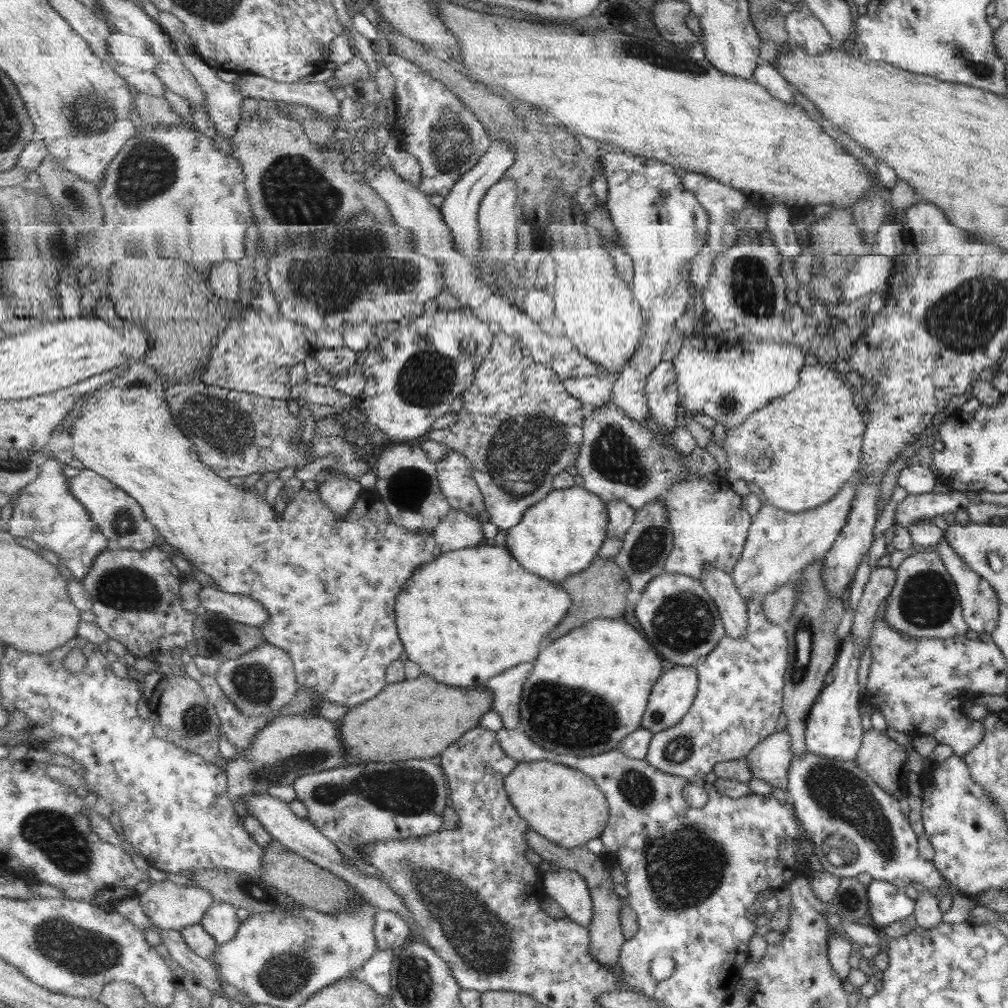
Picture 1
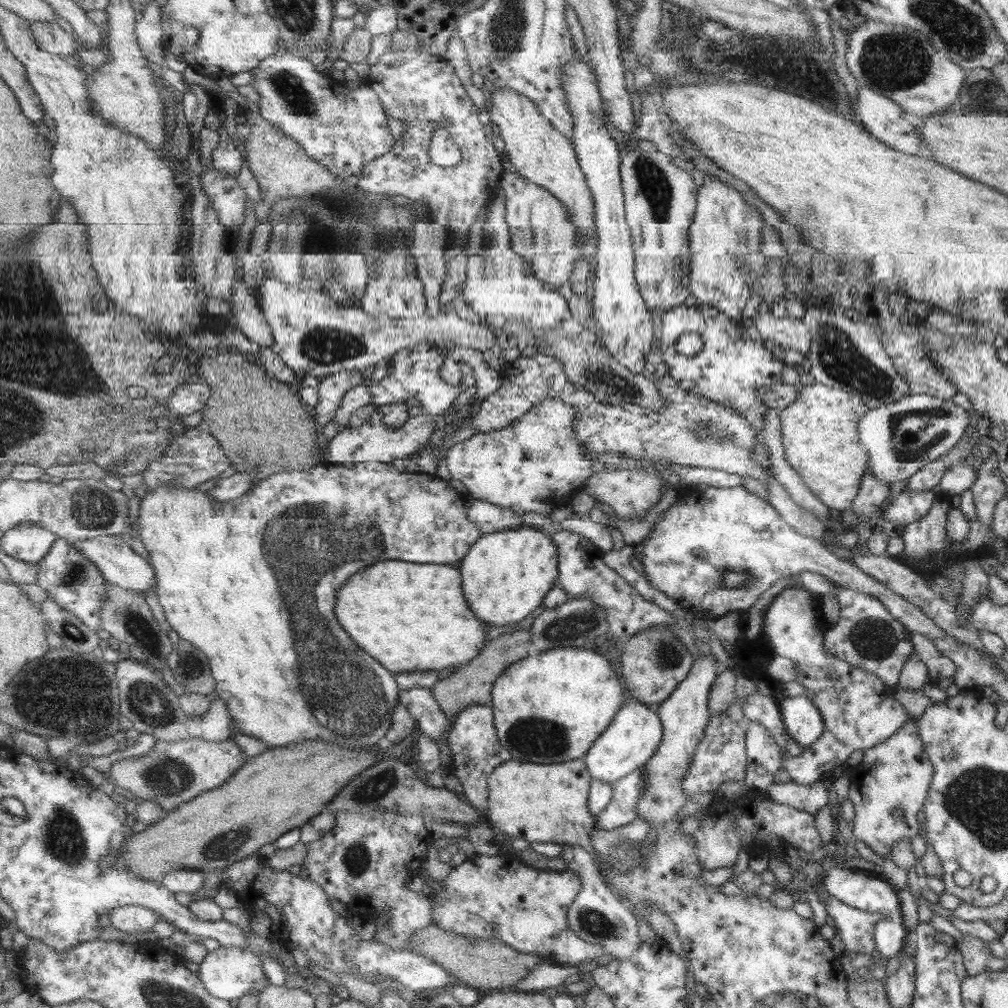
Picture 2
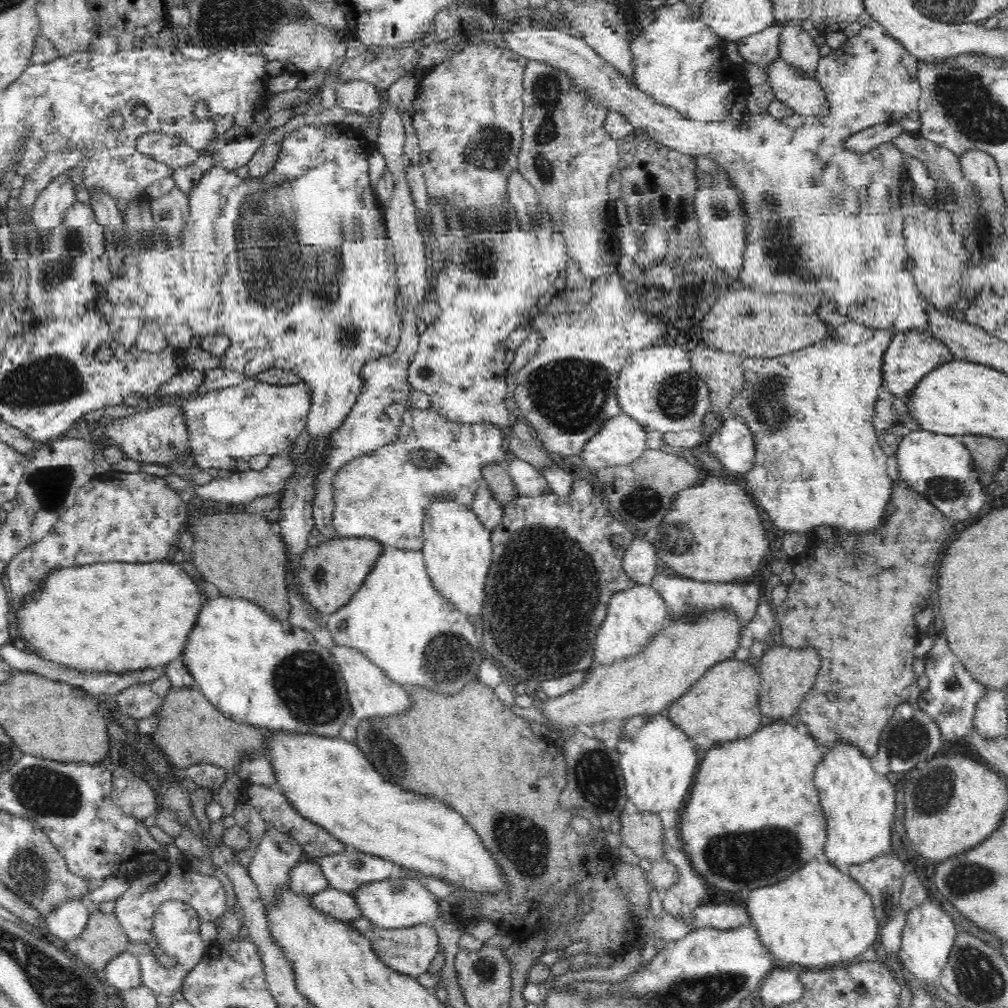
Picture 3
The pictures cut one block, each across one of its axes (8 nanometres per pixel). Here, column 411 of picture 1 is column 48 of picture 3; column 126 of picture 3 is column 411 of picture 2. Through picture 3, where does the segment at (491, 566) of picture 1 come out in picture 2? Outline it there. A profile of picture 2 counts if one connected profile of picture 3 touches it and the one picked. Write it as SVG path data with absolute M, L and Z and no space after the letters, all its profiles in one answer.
M389 560L375 563L375 566L357 572L351 580L345 582L345 588L337 594L335 614L341 620L341 626L369 652L373 658L392 673L426 670L443 670L478 659L485 651L487 630L493 626L481 620L465 598L463 572L458 564L419 564L401 560Z

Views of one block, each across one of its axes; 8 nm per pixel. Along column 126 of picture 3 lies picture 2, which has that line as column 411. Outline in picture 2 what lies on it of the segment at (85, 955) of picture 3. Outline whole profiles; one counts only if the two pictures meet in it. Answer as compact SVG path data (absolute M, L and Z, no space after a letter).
M436 924L427 928L416 930L410 938L409 950L419 952L431 960L437 961L445 967L458 983L470 985L485 992L492 990L510 989L526 976L529 976L535 967L542 961L539 955L519 952L516 948L497 940L489 938L469 938L454 932L447 932Z

